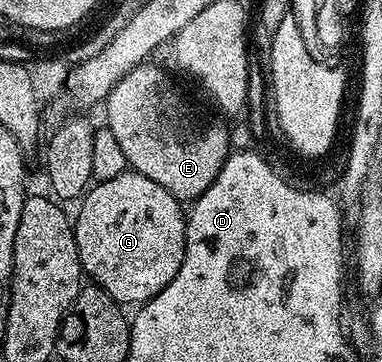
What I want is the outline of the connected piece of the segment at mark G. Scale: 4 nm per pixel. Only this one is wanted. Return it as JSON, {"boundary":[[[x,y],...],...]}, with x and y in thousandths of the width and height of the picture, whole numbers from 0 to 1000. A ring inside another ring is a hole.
{"boundary":[[[330,475],[301,486],[301,497],[270,497],[236,511],[228,533],[209,550],[212,583],[191,613],[191,649],[207,696],[212,743],[238,765],[241,787],[259,790],[306,831],[393,834],[448,773],[458,773],[458,751],[479,729],[484,704],[484,605],[487,583],[437,519],[416,519],[406,497],[385,497],[385,486],[356,475]]]}

